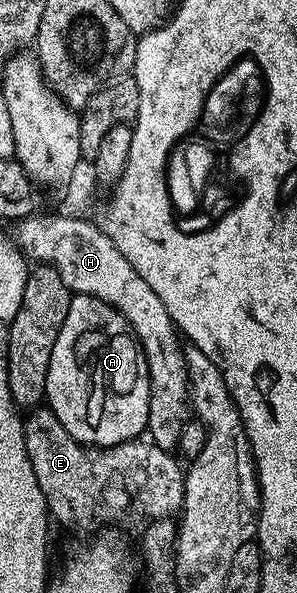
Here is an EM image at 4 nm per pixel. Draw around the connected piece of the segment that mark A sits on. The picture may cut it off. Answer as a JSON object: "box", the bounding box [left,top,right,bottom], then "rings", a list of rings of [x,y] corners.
{"box":[45,294,149,446],"rings":[[[76,294],[72,297],[65,324],[61,324],[57,344],[53,344],[53,352],[49,356],[45,402],[53,416],[61,420],[61,428],[65,428],[65,432],[69,432],[69,436],[82,446],[116,446],[136,441],[146,431],[149,420],[147,357],[121,312],[93,296]]]}

